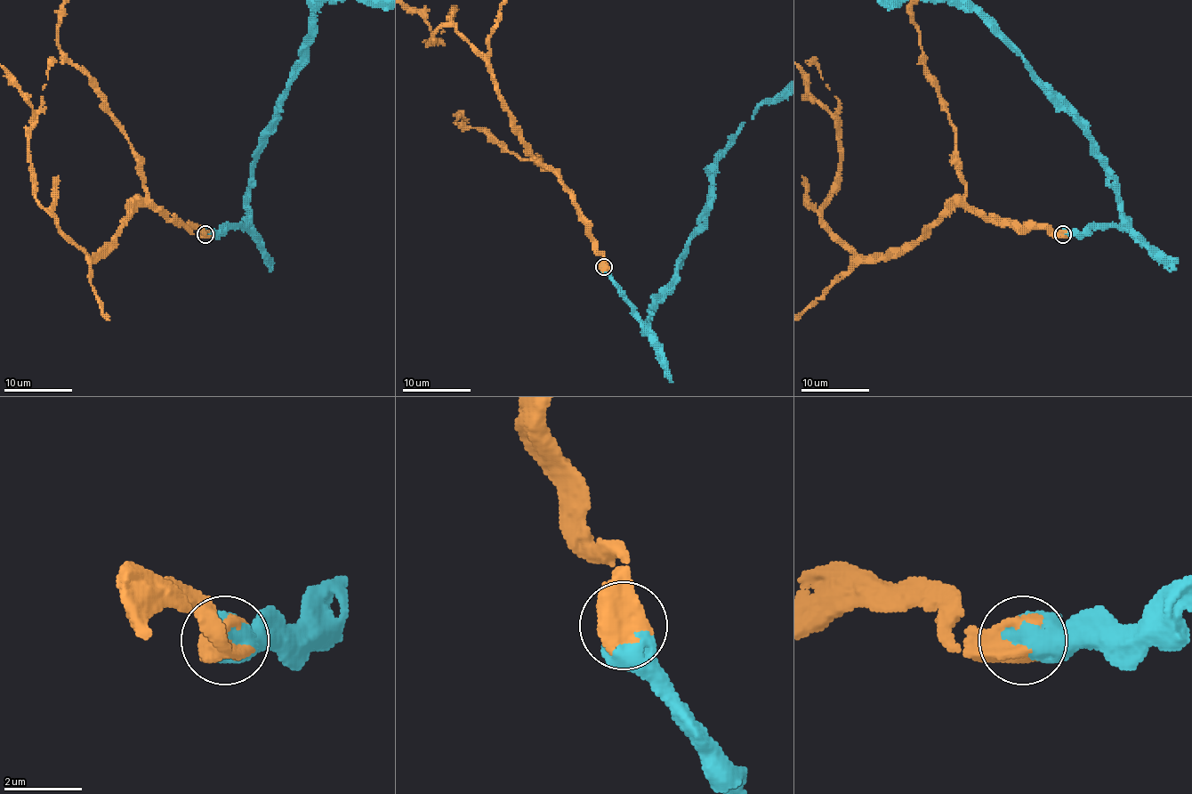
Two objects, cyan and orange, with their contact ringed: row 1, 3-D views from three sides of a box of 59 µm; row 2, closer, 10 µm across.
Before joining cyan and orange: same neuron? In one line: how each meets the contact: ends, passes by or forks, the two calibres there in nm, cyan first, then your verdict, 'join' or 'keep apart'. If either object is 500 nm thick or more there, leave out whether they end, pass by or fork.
calibres 600 and 600 nm; join

